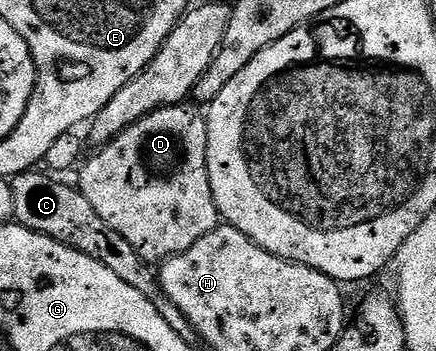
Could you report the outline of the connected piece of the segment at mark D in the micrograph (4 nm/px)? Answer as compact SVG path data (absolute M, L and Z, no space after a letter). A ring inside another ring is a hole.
M180 104L149 112L114 140L98 147L78 171L78 190L148 264L162 264L193 248L201 236L221 225L209 188L207 120L194 108Z

